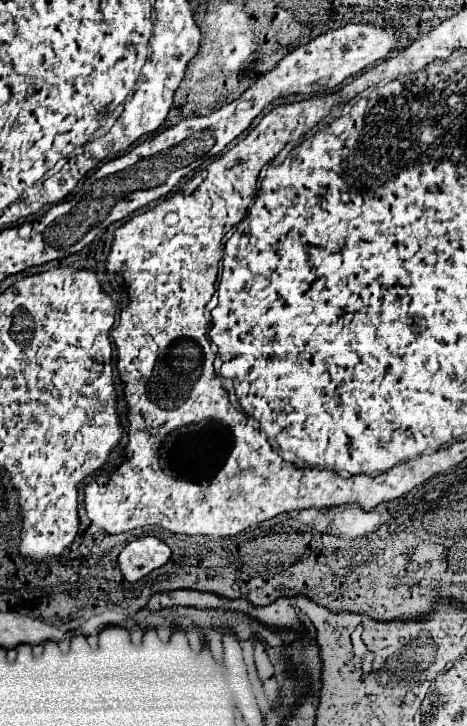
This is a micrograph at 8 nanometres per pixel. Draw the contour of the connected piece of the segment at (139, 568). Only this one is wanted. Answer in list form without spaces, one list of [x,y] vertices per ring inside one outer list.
[[[142,537],[128,543],[118,555],[118,565],[126,581],[136,583],[154,569],[166,565],[170,559],[170,549],[156,537]]]

